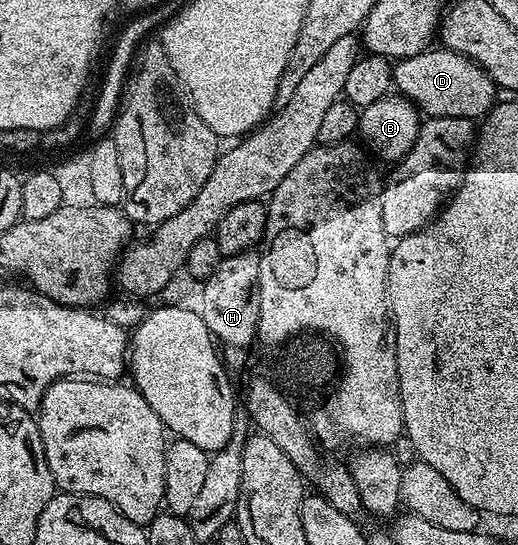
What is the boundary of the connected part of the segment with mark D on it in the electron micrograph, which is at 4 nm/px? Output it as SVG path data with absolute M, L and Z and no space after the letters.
M432 46L427 52L395 61L392 83L395 91L403 99L411 100L425 117L449 116L475 121L487 116L498 100L498 89L486 70L479 68L470 58L443 46Z

